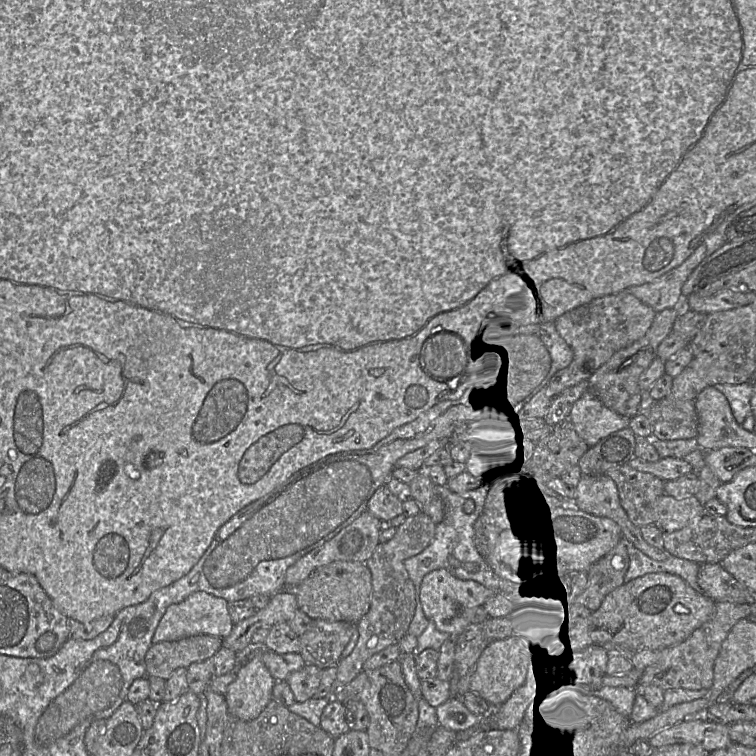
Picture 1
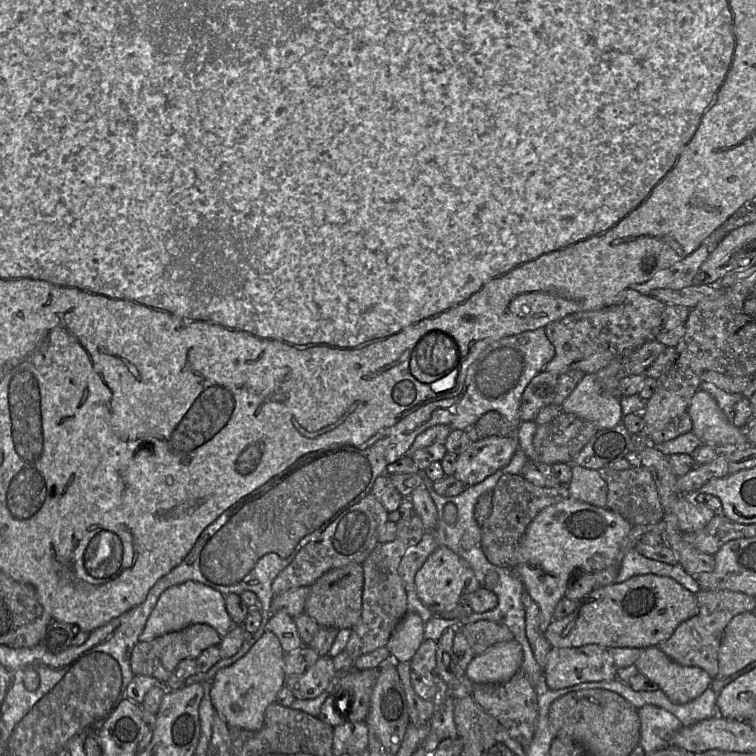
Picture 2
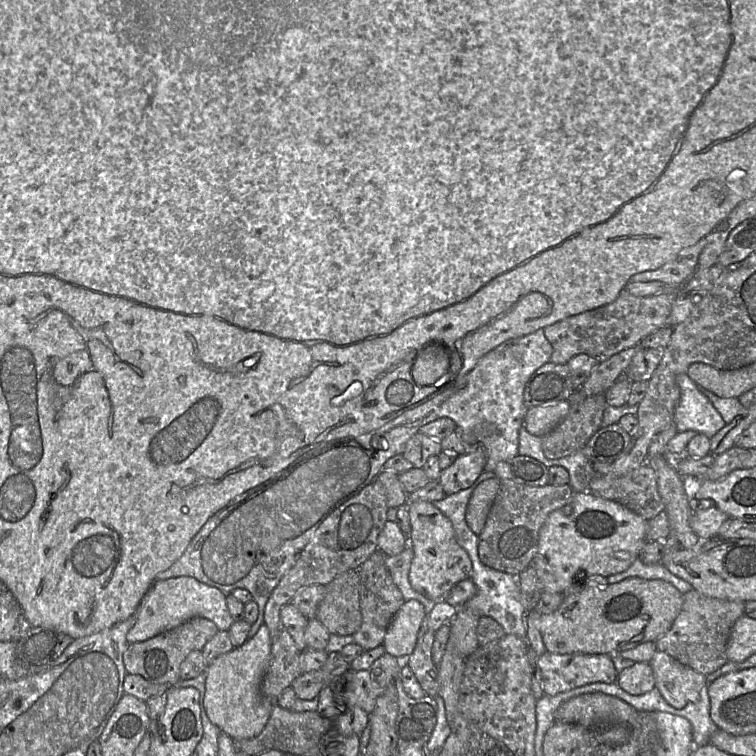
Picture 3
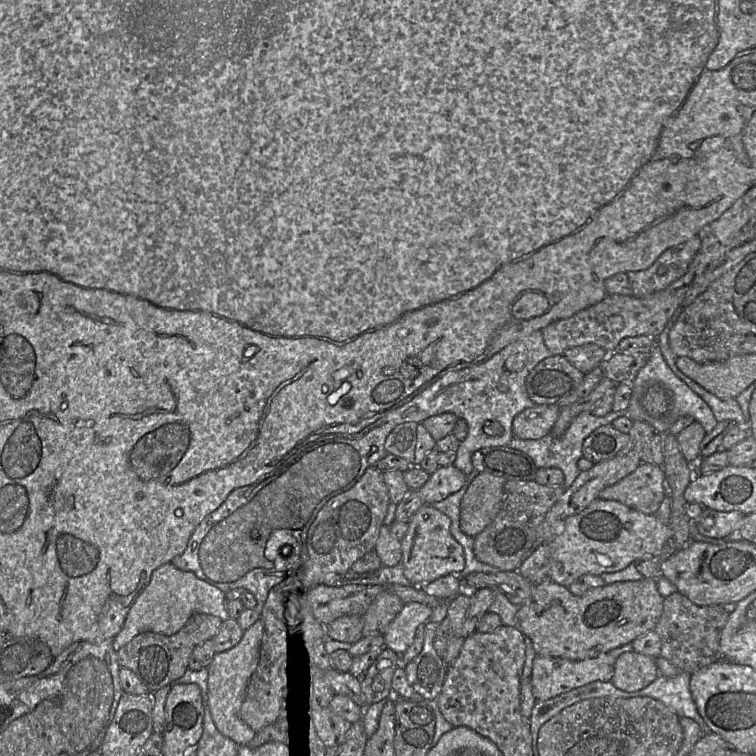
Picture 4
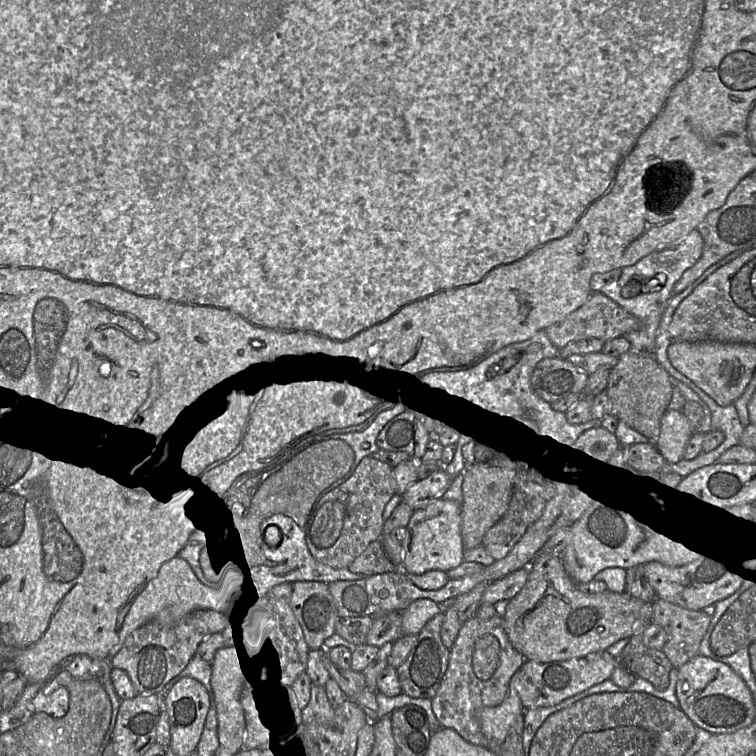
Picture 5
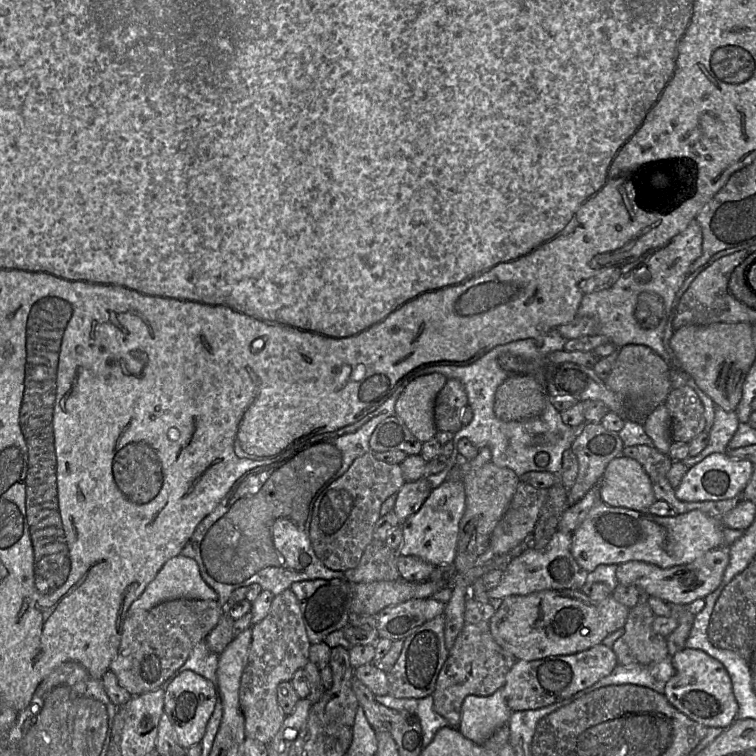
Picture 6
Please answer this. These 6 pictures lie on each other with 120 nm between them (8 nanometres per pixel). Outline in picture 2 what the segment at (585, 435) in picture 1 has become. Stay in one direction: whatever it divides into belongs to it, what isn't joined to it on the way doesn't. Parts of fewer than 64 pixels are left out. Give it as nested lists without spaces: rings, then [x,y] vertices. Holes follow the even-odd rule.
[[[596,373],[585,374],[563,402],[562,409],[591,422],[598,429],[612,428],[624,418],[620,399],[602,387]]]

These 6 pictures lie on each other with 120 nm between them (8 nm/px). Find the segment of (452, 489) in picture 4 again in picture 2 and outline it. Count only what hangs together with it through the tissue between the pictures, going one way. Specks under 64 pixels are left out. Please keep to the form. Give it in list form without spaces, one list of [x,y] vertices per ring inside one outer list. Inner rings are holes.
[[[490,436],[479,439],[457,456],[452,476],[467,486],[478,484],[503,469],[517,449],[518,442],[515,438]]]

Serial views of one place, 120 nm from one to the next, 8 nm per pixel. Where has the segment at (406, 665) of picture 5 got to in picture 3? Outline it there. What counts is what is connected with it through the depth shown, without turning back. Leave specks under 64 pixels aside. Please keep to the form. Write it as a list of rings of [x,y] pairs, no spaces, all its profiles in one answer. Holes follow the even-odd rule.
[[[428,630],[422,639],[418,639],[417,645],[410,655],[408,666],[416,676],[426,695],[435,697],[438,695],[438,666],[432,660],[432,647],[435,632]]]

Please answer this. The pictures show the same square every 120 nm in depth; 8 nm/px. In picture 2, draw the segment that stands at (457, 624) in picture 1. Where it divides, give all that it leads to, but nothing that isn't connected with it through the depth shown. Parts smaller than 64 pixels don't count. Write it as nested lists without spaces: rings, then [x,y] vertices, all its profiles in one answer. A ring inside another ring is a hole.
[[[443,545],[438,546],[417,571],[415,586],[419,599],[433,615],[467,605],[467,597],[481,587],[470,564]]]

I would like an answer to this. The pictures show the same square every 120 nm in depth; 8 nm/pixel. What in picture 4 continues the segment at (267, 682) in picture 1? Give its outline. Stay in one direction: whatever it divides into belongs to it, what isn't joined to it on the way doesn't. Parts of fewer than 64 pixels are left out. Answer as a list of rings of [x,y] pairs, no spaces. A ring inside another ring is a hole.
[[[257,620],[244,631],[239,643],[225,652],[216,653],[208,666],[208,705],[218,731],[238,746],[248,744],[255,732],[240,718],[240,709],[248,681],[255,671],[260,653],[263,624]]]

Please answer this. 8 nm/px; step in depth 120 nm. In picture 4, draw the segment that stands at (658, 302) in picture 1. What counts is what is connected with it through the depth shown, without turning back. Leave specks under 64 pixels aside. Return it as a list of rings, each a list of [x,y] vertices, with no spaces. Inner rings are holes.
[[[696,235],[685,243],[666,249],[648,269],[627,272],[632,295],[643,298],[667,288],[687,272],[700,248],[701,239]]]

